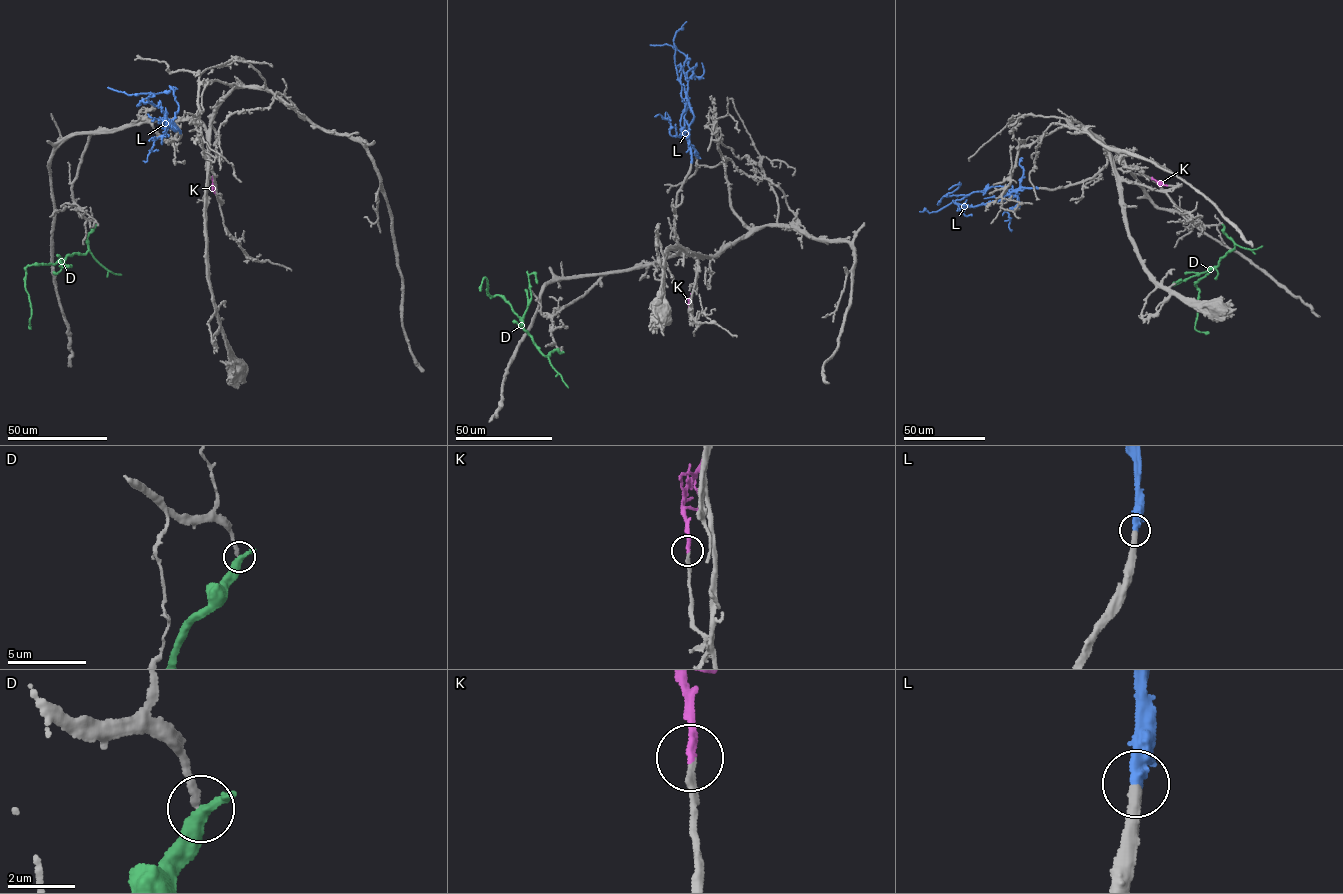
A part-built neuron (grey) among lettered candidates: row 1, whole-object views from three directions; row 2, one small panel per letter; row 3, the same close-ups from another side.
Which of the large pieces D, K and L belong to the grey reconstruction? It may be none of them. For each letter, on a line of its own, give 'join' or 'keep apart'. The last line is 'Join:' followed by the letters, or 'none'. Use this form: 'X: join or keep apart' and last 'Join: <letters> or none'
D: keep apart
K: join
L: join
Join: K, L

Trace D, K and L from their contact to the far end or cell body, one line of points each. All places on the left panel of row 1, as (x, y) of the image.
D: (95, 225), (85, 253), (25, 267), (30, 328)
K: (215, 194), (210, 178)
L: (180, 133), (172, 122), (163, 127), (164, 113), (147, 98), (154, 95), (129, 95), (108, 87)

